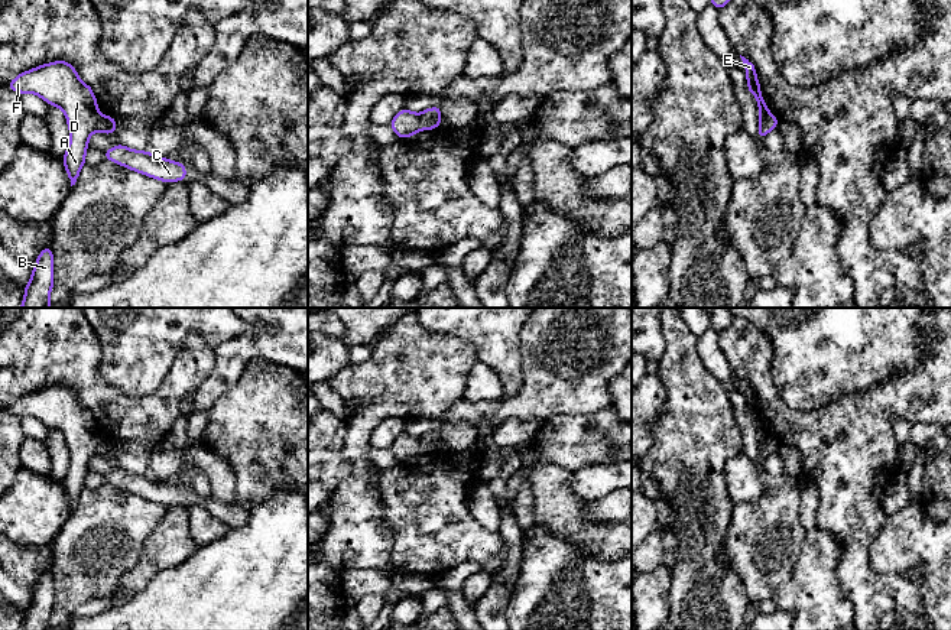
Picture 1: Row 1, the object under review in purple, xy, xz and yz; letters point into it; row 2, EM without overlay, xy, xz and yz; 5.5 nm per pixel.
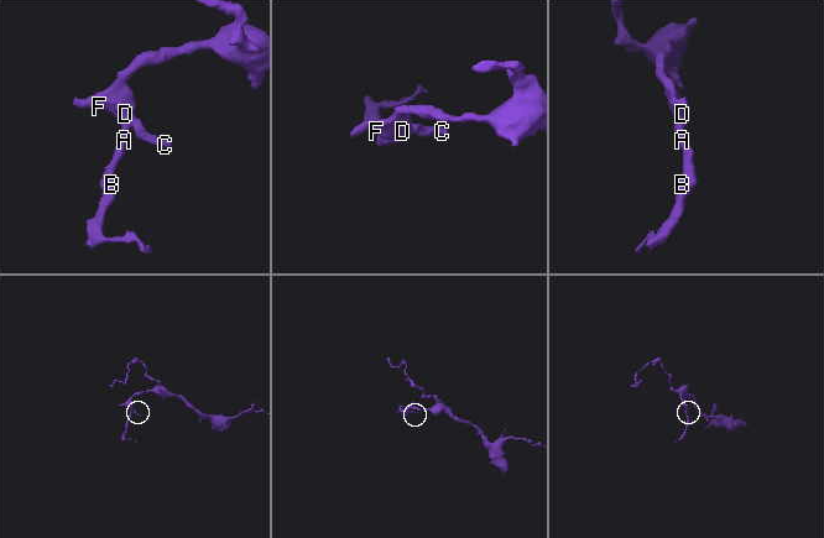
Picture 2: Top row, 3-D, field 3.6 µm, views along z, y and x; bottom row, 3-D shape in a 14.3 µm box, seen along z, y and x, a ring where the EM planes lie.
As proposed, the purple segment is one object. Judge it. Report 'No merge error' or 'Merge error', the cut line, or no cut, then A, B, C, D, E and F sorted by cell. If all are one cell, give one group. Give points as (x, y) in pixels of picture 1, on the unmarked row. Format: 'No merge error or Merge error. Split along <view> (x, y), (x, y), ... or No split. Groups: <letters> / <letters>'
Merge error. Split along xy (99, 437), (94, 452). Groups: A B D E F / C

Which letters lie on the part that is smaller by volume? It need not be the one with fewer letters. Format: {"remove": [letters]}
{"remove": ["C"]}

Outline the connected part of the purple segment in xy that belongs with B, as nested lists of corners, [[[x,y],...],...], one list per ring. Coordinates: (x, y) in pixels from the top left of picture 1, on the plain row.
[[[45,571],[32,594],[30,605],[25,611],[25,623],[20,630],[51,630],[49,618],[53,610],[53,578]]]

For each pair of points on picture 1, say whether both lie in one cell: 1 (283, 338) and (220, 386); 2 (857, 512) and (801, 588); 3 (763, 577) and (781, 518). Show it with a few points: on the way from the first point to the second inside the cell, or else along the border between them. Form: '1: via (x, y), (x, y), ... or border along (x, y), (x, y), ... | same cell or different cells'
1: via (266, 346), (253, 346), (230, 369) | same cell
2: border along (817, 525), (828, 531), (841, 546), (837, 574) | different cells
3: via (763, 562), (763, 539), (768, 532) | same cell

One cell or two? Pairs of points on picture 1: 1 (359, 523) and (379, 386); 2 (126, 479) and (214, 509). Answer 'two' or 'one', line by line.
1: one
2: one

